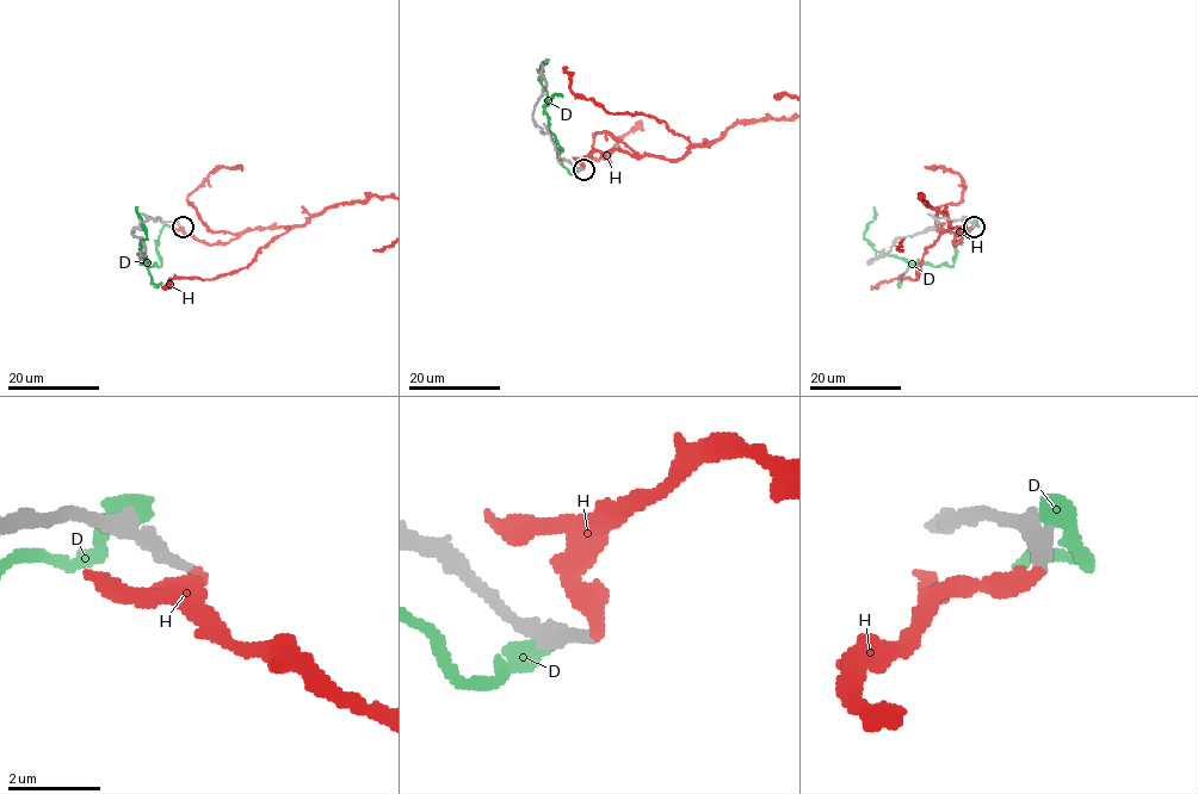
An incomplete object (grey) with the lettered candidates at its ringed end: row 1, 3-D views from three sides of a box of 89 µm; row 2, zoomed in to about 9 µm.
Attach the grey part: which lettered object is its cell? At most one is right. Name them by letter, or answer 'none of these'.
H

